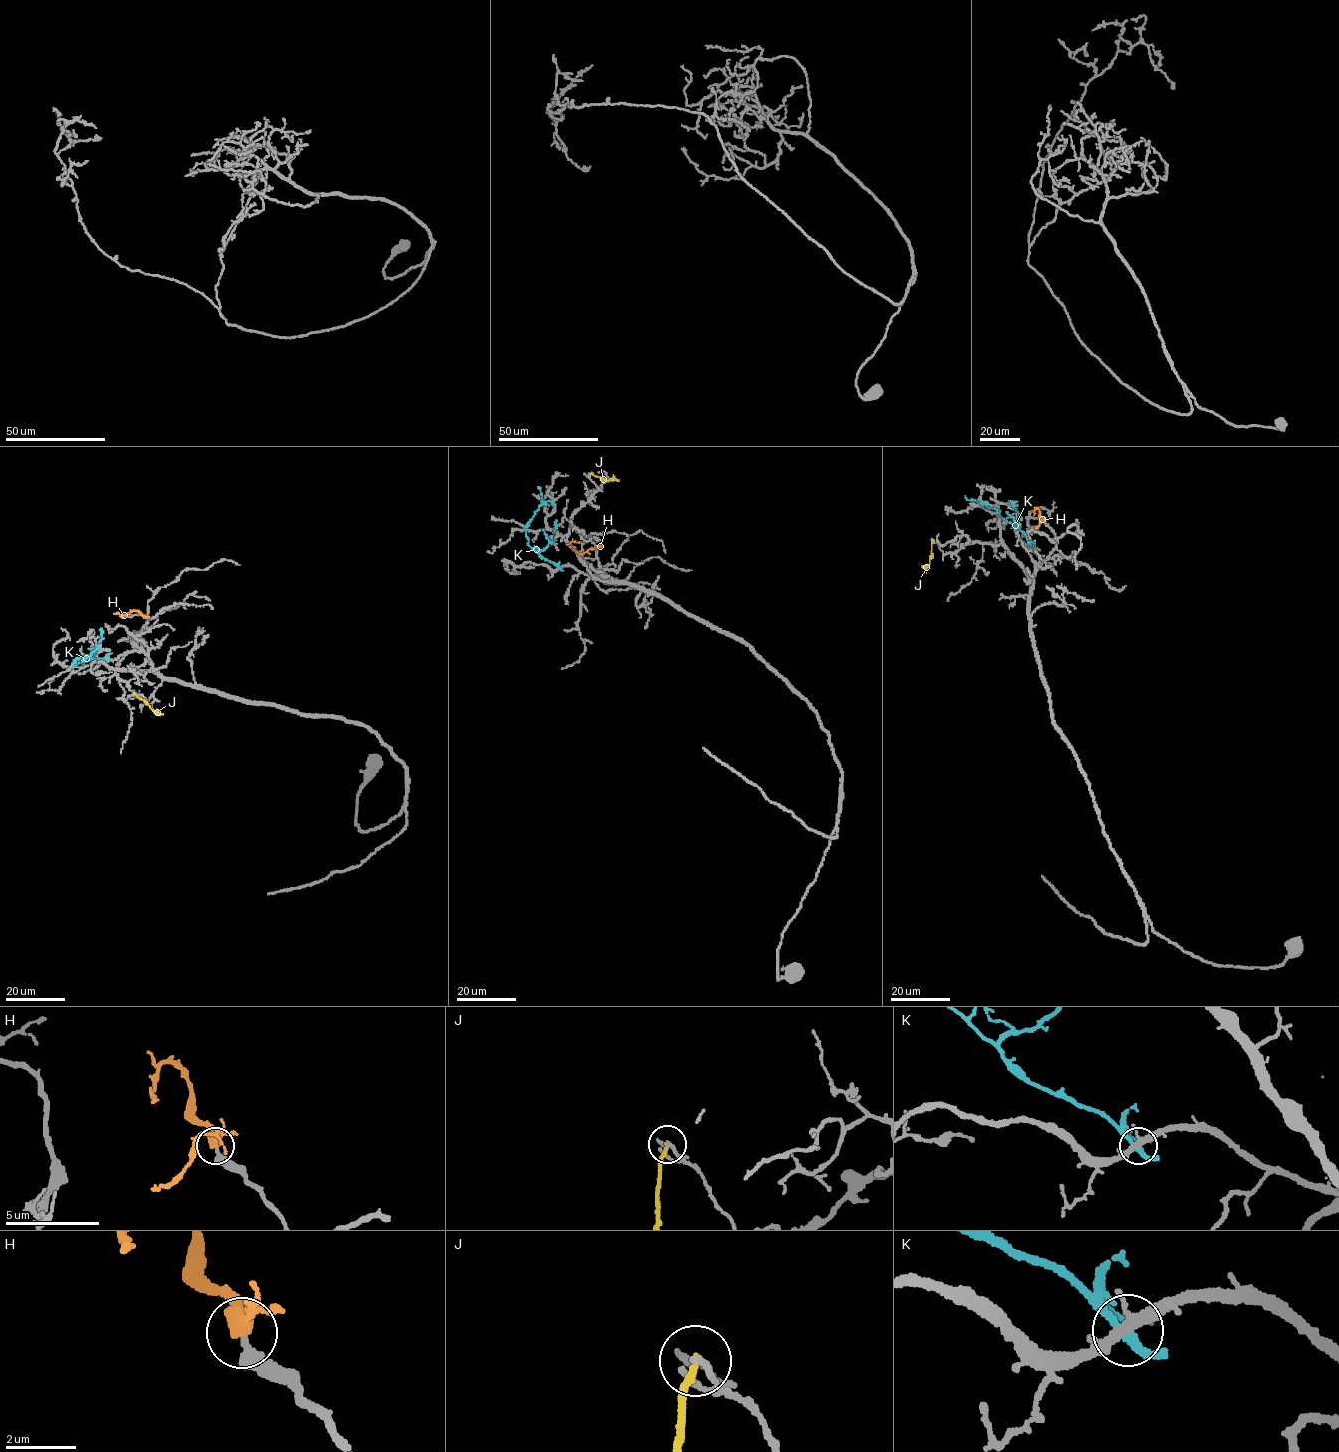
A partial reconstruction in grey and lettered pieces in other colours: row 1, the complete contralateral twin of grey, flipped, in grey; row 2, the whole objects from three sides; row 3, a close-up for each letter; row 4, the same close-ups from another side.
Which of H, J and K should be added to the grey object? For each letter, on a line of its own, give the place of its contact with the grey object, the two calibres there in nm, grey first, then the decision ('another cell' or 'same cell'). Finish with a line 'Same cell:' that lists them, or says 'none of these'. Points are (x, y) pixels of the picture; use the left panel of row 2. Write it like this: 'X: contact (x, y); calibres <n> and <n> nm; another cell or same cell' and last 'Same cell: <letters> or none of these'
H: contact (128, 615); calibres 380 and 400 nm; same cell
J: contact (133, 693); calibres 190 and 220 nm; another cell
K: contact (109, 659); calibres 260 and 240 nm; another cell
Same cell: H

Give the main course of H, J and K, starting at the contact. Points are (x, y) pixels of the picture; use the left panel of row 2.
H: (128, 615), (117, 613), (129, 613)
J: (134, 693), (162, 714)
K: (109, 659), (93, 658), (73, 665), (74, 659), (87, 656), (81, 661)

